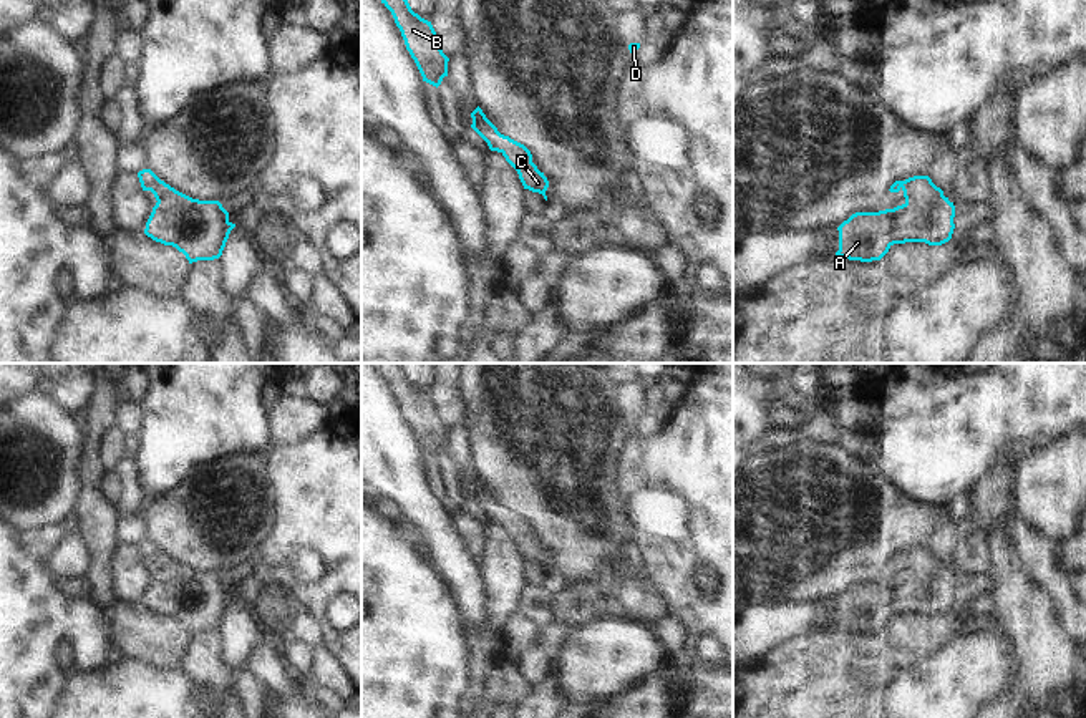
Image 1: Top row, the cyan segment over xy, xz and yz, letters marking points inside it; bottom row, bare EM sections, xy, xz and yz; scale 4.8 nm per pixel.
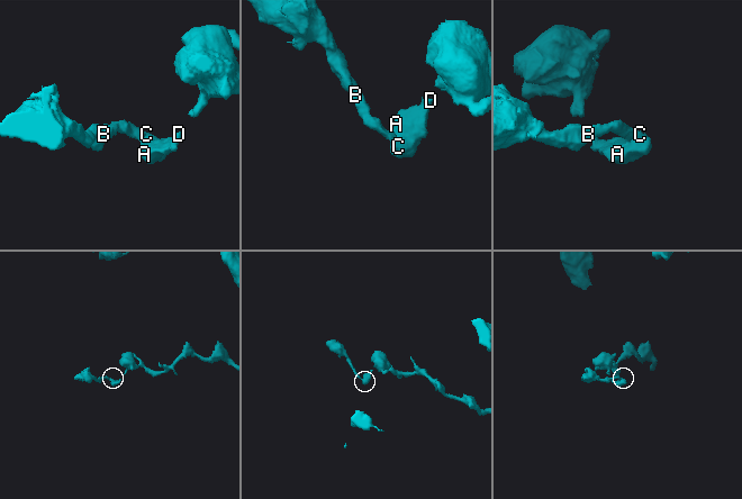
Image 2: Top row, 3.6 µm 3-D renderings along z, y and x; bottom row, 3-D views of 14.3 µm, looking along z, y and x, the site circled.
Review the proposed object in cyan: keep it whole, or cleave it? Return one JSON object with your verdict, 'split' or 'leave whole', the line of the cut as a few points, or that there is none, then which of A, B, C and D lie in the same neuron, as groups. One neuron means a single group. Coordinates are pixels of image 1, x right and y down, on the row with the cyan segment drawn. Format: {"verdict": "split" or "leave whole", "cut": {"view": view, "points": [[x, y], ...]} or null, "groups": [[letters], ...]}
{"verdict": "leave whole", "cut": null, "groups": [["A", "B", "C", "D"]]}

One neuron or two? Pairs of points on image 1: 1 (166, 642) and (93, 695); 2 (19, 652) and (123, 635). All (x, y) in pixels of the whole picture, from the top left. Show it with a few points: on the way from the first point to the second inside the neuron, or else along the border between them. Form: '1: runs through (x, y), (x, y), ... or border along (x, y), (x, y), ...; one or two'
1: border along (125, 659), (178, 670); two
2: border along (98, 606), (106, 619), (113, 645); two

